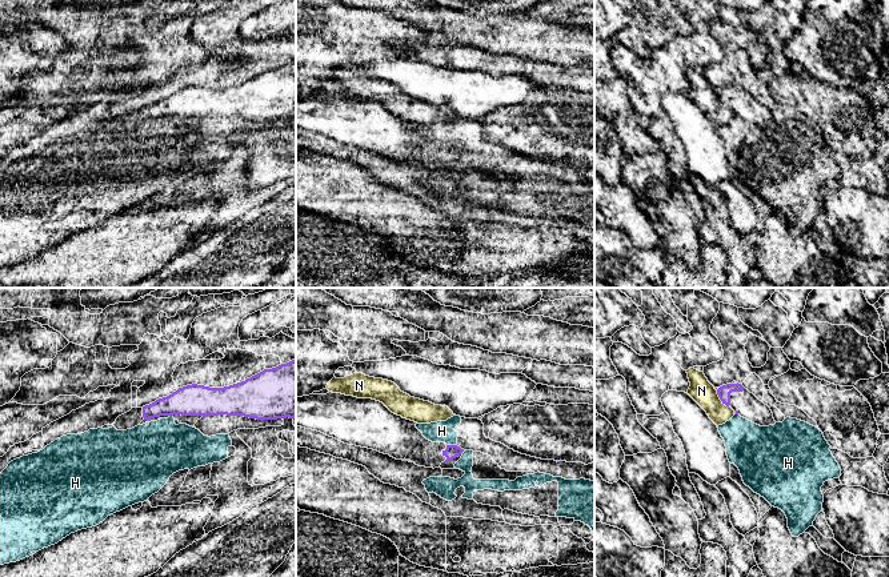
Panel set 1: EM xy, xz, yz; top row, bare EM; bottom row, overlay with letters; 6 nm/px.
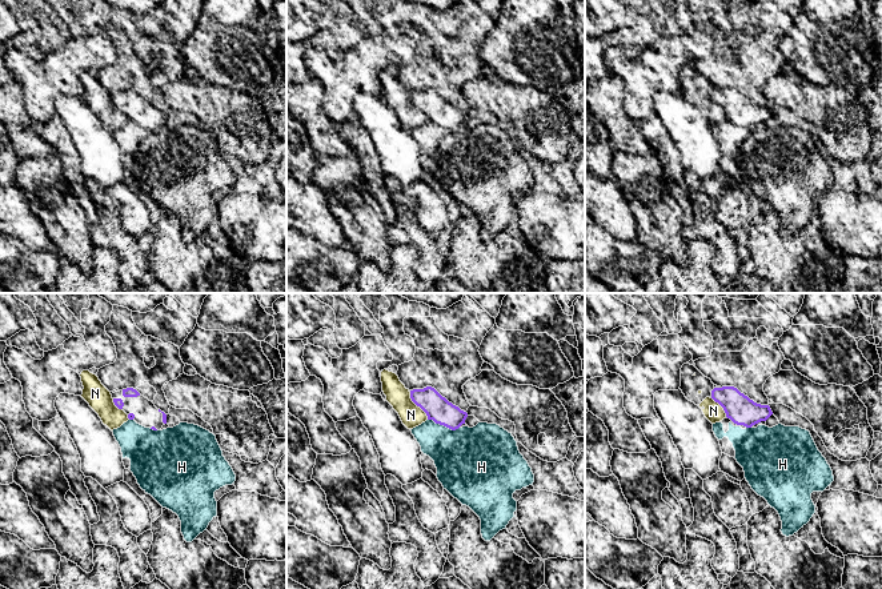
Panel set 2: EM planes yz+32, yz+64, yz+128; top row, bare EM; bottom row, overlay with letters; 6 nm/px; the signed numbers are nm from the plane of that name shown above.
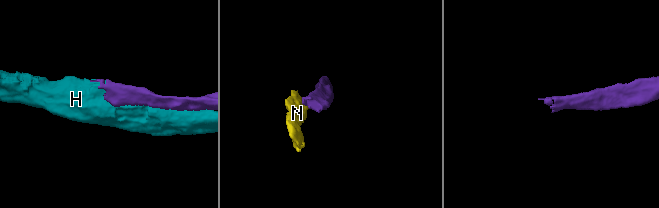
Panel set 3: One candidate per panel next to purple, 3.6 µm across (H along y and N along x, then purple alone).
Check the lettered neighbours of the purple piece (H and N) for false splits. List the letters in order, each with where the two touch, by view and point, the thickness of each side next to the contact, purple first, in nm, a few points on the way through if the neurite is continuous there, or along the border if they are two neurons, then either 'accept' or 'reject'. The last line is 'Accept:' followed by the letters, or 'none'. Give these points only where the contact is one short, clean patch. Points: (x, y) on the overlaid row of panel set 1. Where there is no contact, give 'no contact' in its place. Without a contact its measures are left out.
H: xz (452, 445) | 80/130 nm | along xz (447, 444), (456, 445) | reject
N: yz (720, 399) | 80/150 nm | along yz (716, 391), (717, 396), (728, 407) | reject
Accept: none

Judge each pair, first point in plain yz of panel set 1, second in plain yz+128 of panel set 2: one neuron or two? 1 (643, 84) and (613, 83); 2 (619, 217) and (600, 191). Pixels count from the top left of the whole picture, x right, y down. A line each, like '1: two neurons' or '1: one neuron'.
1: two neurons
2: one neuron

